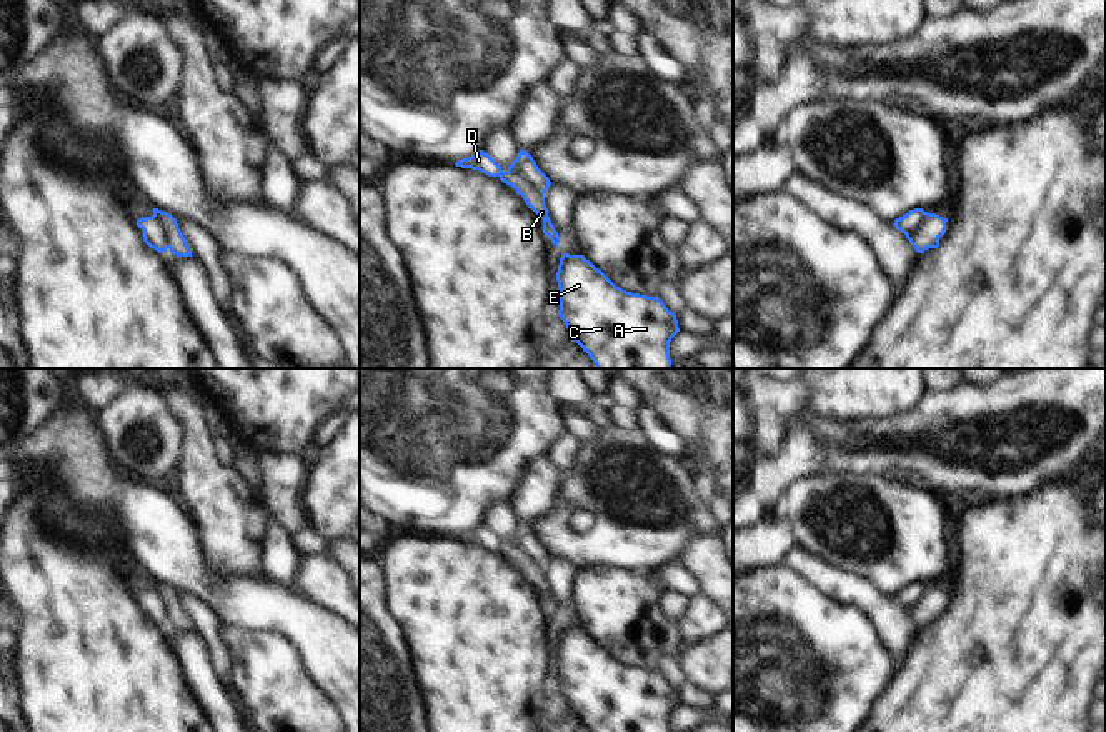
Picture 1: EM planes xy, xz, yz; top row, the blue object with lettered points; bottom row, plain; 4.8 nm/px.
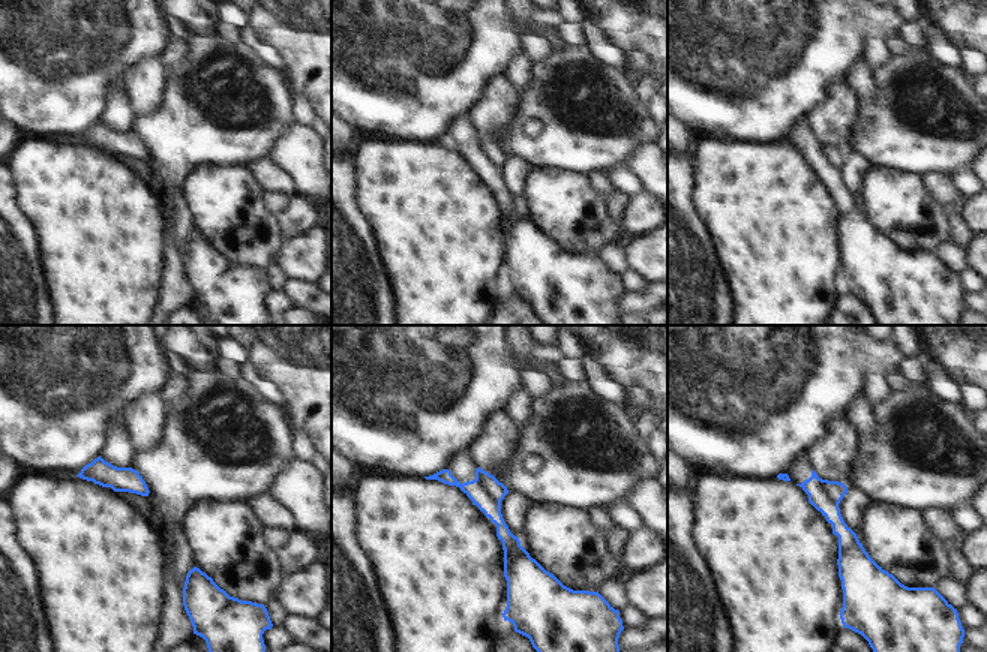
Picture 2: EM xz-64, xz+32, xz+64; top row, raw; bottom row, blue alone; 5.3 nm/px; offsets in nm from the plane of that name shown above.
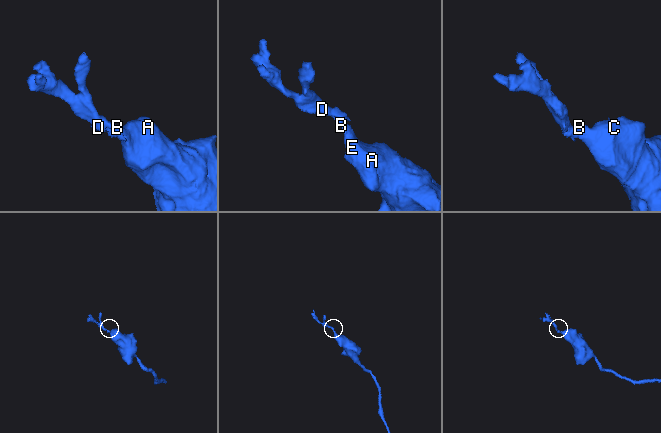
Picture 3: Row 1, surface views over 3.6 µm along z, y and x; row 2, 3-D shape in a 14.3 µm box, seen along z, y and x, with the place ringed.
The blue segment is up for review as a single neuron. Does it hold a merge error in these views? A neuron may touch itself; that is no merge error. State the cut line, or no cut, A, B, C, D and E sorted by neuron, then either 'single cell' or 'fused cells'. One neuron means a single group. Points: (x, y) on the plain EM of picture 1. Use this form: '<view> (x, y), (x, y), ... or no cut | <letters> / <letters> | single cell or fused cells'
xz (513, 534), (513, 542), (543, 569) | A B C E / D | fused cells

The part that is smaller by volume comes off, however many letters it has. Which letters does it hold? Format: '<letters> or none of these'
D

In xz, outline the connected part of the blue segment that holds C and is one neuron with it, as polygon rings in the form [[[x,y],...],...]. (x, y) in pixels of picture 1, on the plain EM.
[[[561,627],[556,655],[558,689],[570,705],[570,714],[590,732],[670,732],[670,715],[680,702],[676,689],[658,670],[616,660],[583,629]]]

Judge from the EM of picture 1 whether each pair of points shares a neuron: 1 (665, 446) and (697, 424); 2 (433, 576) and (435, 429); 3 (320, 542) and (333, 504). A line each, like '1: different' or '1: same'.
1: different
2: different
3: different

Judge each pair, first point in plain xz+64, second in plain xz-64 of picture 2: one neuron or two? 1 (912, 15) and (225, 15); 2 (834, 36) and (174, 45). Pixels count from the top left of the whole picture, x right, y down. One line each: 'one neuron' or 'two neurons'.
1: one neuron
2: two neurons

